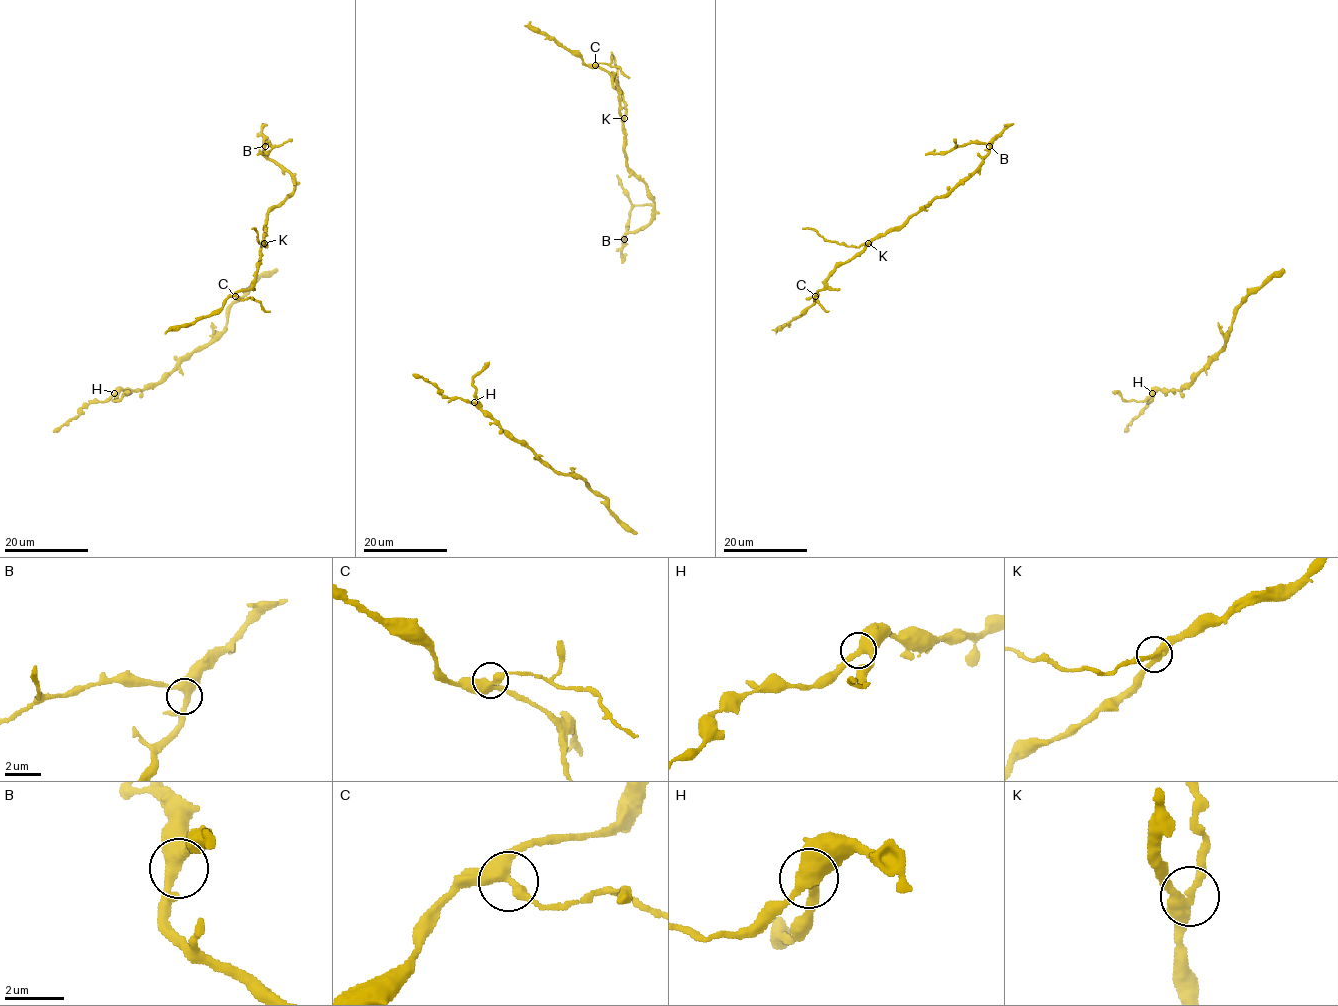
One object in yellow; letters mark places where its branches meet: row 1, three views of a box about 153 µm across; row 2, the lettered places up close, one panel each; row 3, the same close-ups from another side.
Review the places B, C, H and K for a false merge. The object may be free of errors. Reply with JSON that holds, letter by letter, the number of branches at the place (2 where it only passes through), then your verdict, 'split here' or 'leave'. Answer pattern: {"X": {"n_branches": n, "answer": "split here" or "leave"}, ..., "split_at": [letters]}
{"B": {"n_branches": 3, "answer": "leave"}, "C": {"n_branches": 3, "answer": "leave"}, "H": {"n_branches": 3, "answer": "leave"}, "K": {"n_branches": 3, "answer": "split here"}, "split_at": ["K"]}

